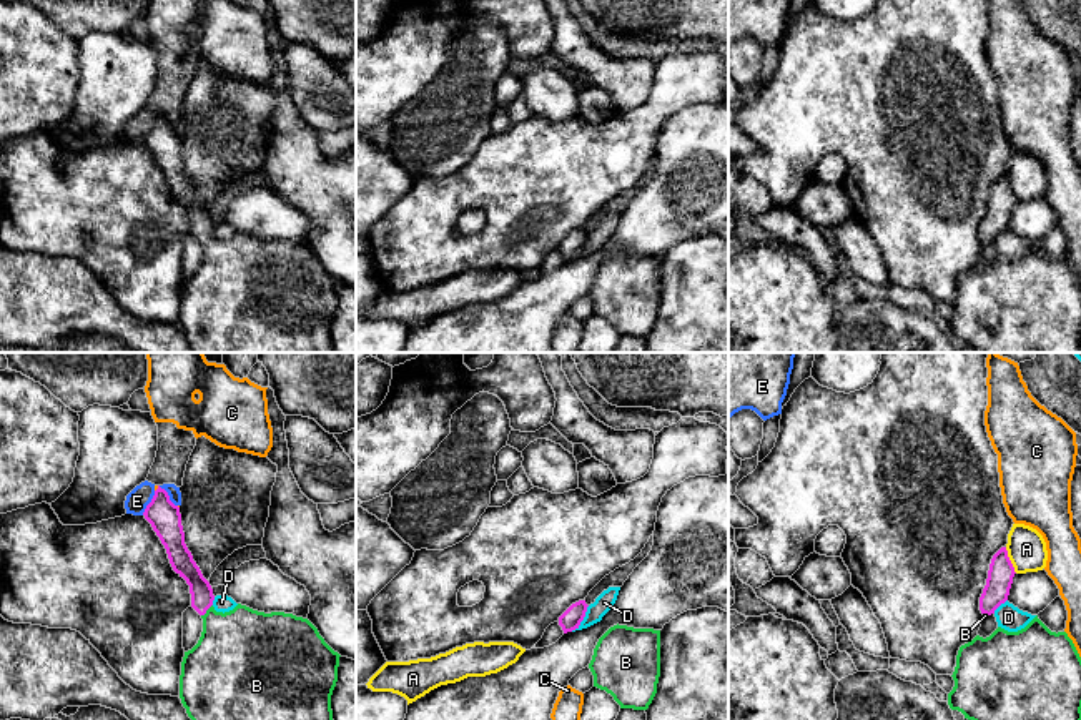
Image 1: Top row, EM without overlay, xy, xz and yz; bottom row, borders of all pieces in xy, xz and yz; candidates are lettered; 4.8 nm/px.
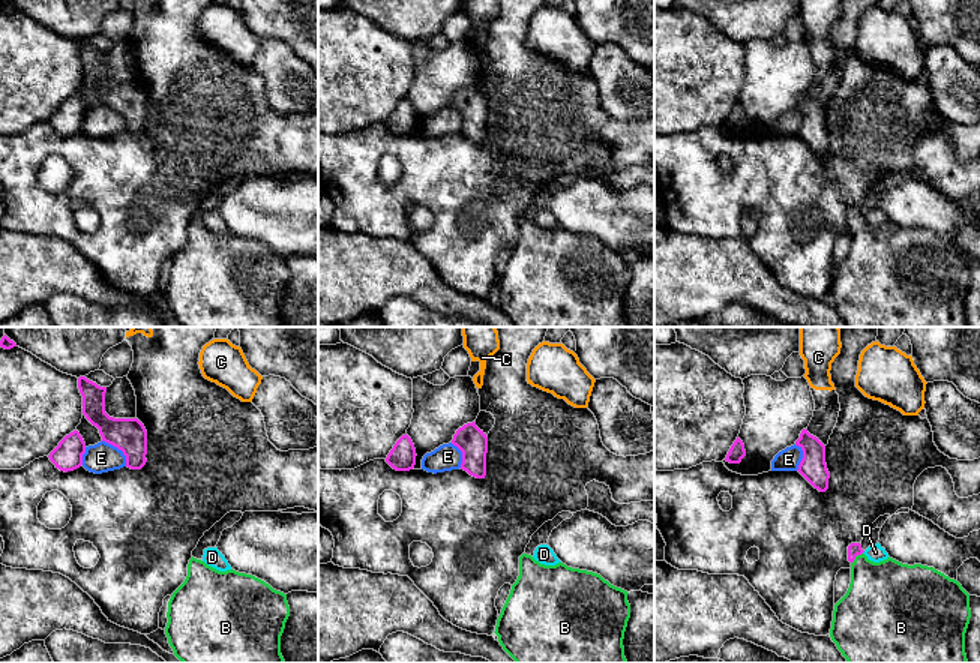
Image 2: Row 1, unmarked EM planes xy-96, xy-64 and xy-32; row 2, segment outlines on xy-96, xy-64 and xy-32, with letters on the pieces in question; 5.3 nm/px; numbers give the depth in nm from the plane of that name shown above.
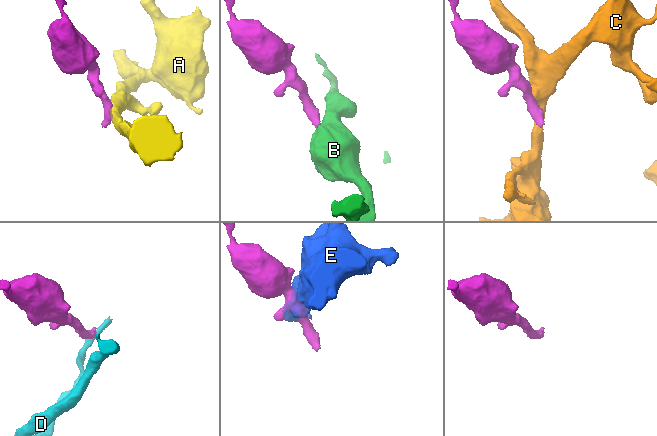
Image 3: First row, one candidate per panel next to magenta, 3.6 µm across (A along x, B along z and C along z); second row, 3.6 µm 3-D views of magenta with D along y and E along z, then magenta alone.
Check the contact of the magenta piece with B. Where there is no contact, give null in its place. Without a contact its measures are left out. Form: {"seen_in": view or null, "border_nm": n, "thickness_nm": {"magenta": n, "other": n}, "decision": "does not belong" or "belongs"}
{"seen_in": "xy", "border_nm": 80, "thickness_nm": {"magenta": 110, "other": 380}, "decision": "belongs"}

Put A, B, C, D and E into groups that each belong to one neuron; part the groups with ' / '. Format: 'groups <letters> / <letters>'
groups A / B / C E / D

